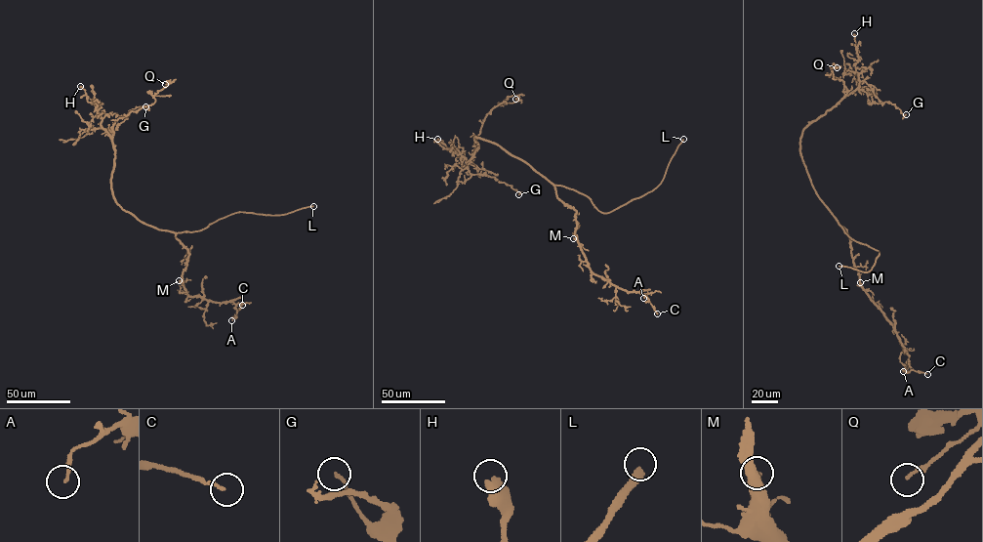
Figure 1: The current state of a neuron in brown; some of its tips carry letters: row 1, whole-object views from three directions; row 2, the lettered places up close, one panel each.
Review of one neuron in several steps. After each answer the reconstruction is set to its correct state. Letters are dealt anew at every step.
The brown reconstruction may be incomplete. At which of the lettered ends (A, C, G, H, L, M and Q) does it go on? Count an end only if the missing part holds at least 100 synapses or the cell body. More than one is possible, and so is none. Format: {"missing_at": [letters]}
{"missing_at": ["L"]}

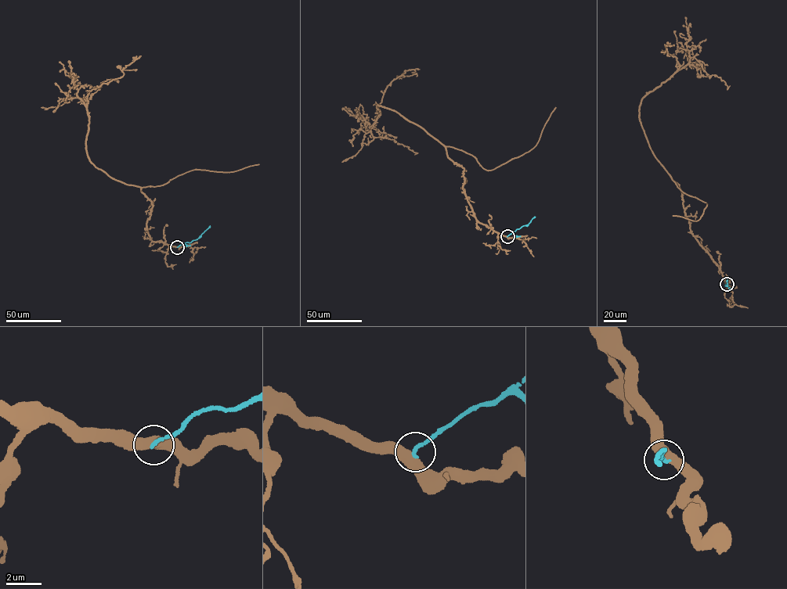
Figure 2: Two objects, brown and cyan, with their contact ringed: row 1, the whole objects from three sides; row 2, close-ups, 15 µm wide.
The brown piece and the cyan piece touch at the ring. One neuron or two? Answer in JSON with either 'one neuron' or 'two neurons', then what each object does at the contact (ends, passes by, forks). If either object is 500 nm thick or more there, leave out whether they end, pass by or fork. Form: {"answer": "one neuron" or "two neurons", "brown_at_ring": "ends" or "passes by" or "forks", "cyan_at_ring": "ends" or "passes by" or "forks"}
{"answer": "two neurons"}

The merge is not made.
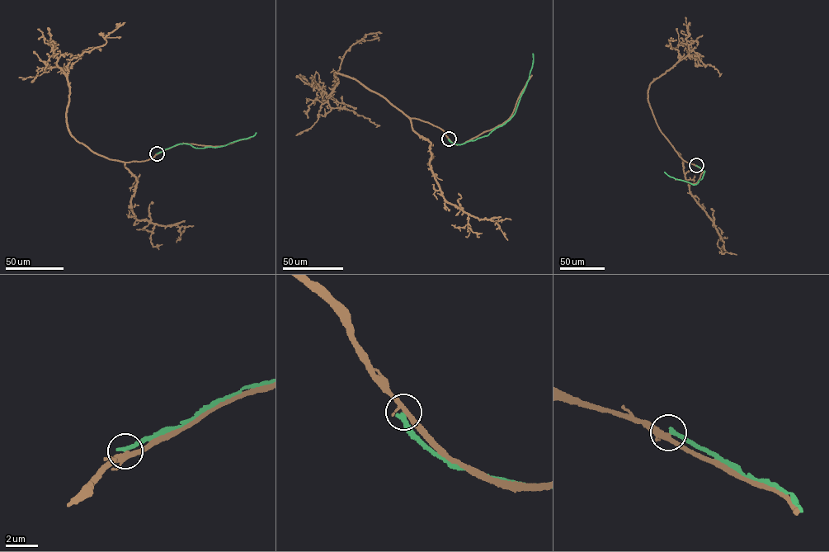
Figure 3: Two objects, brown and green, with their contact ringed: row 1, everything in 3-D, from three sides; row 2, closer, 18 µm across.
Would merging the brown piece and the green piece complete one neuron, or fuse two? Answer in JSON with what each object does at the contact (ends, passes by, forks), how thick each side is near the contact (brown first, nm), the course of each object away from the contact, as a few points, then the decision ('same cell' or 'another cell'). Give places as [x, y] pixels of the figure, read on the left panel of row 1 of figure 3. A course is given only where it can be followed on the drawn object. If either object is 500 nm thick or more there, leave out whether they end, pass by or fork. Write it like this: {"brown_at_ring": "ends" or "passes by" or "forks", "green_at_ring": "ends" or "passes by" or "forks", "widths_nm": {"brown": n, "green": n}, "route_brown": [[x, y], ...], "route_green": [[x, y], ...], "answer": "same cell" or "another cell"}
{"brown_at_ring": "forks", "green_at_ring": "ends", "widths_nm": {"brown": 240, "green": 220}, "route_brown": [[157, 153], [140, 162], [112, 160], [77, 140], [68, 128], [69, 60], [105, 44], [120, 24], [115, 27]], "route_green": [[157, 153], [181, 143], [197, 148], [223, 146], [253, 136], [256, 132]], "answer": "another cell"}

